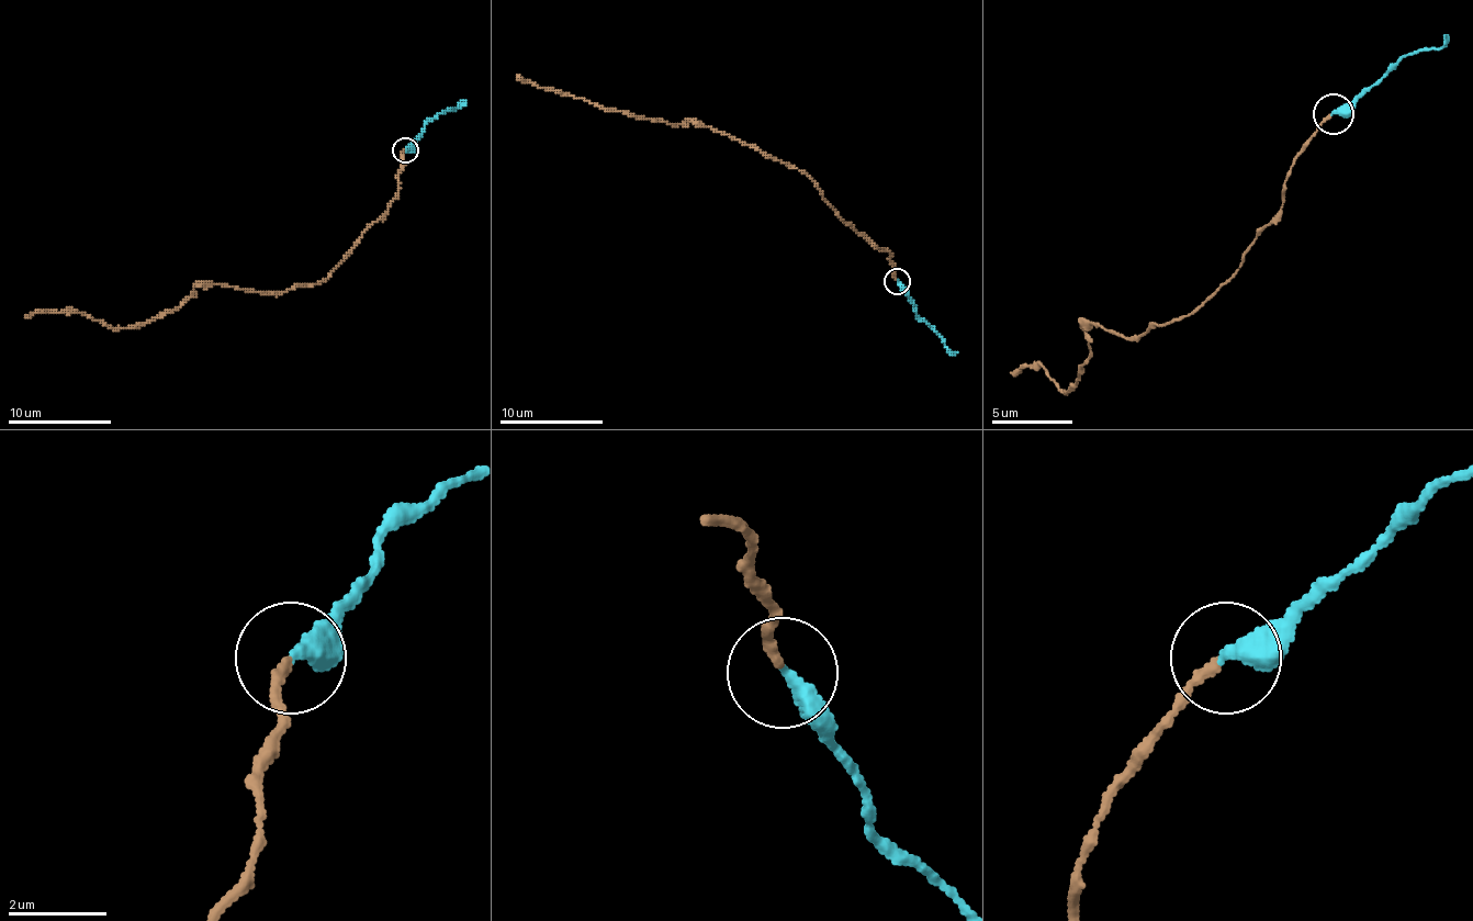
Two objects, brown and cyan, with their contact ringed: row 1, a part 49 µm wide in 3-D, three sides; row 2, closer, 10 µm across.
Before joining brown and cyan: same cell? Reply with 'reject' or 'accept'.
accept

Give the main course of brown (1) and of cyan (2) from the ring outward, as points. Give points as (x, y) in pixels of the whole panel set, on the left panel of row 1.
1: (406, 149), (391, 206), (315, 284), (201, 284), (128, 328), (79, 313), (25, 315)
2: (406, 149), (429, 121), (458, 108), (465, 100)

